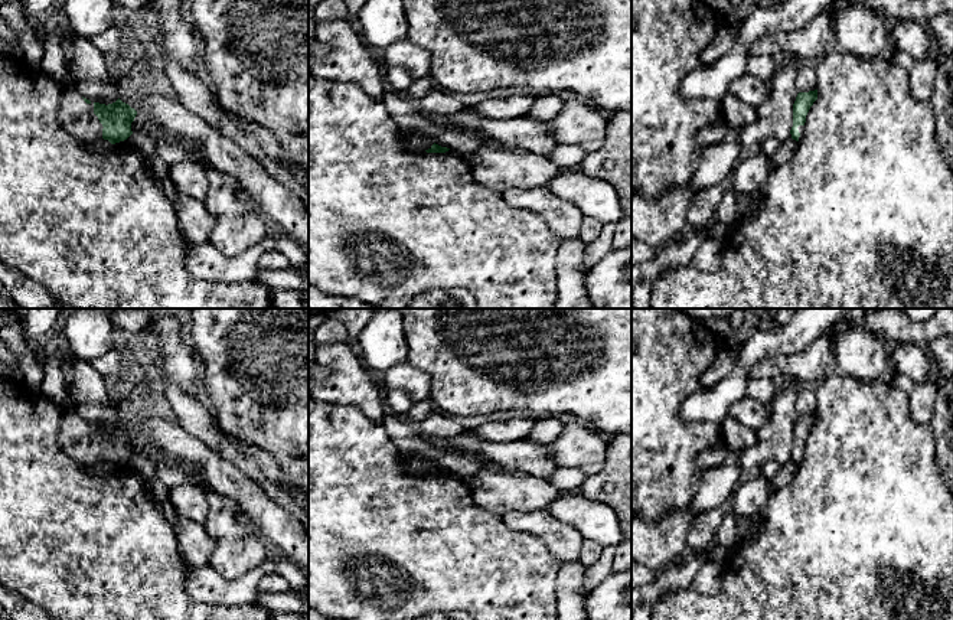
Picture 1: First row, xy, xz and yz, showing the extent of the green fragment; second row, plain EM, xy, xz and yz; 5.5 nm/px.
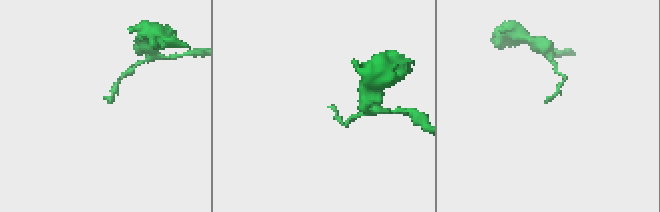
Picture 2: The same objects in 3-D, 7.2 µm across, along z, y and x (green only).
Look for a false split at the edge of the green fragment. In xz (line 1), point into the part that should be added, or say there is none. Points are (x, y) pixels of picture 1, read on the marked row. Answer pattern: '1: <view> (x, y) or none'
1: none

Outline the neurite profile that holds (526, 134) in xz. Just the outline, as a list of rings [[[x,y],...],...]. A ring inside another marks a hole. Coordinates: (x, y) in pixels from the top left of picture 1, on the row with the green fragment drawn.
[[[469,108],[446,115],[444,124],[479,134],[482,146],[520,150],[546,156],[559,143],[549,134],[548,123],[529,117],[520,120],[483,120]]]

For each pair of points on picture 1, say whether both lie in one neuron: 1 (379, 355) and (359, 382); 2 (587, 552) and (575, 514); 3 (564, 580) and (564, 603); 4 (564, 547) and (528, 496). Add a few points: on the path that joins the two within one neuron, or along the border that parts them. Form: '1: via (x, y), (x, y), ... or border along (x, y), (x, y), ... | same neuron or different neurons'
1: border along (353, 345), (362, 362), (379, 378) | different neurons
2: border along (584, 539), (591, 539), (603, 547) | different neurons
3: via (564, 586), (564, 597) | same neuron
4: border along (544, 508), (508, 509), (503, 514) | different neurons

